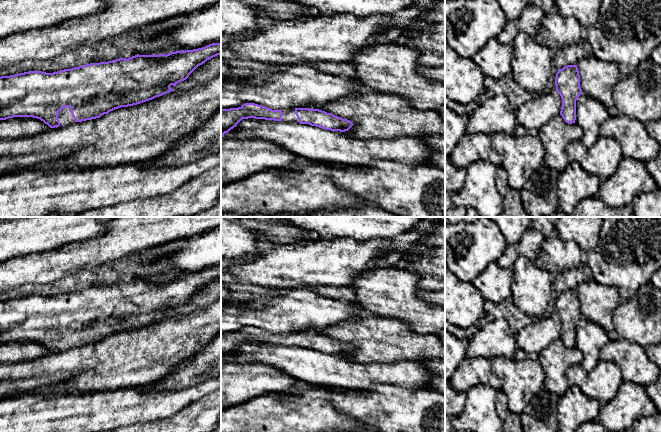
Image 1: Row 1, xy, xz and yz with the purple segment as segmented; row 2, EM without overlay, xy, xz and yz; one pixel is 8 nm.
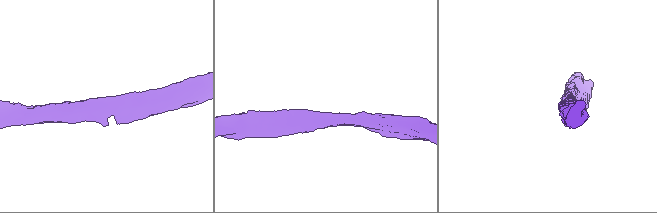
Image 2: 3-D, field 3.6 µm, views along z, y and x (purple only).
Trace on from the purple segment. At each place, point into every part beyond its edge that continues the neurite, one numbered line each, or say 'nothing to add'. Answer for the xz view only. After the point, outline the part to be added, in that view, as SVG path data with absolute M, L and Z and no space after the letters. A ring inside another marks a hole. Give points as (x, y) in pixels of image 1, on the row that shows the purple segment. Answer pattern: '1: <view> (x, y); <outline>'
1: xz (289, 115); M295 108L282 111L282 121L284 122L297 122Z

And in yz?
nothing to add

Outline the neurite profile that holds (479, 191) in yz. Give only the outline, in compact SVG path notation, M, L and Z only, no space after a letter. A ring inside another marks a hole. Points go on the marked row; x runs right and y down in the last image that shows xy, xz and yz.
M476 161L467 168L460 191L451 194L458 208L472 208L482 217L499 217L503 199L496 186L497 167L488 161Z

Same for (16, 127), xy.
M13 117L0 120L0 139L17 139L38 135L49 130L43 121L33 117Z

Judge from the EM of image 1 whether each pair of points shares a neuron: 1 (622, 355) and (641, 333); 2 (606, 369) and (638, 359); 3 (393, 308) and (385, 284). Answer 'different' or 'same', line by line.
1: different
2: different
3: same

